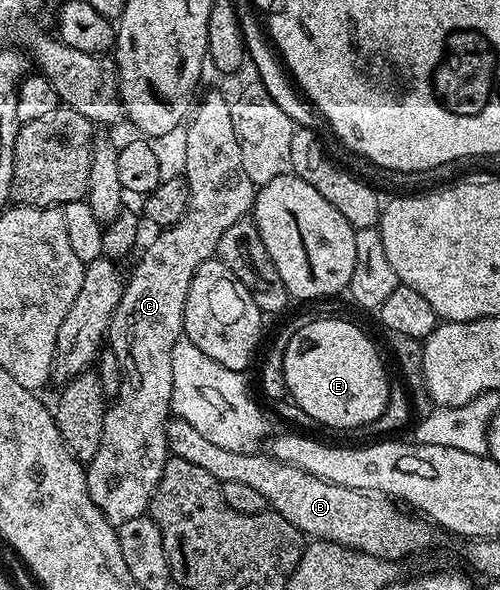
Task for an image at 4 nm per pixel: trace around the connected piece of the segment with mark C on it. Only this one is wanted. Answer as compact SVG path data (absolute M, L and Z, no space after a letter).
M207 93L198 98L190 114L187 129L187 146L183 149L183 165L187 168L185 178L189 191L187 210L175 225L160 228L155 238L147 245L147 250L139 257L135 270L129 273L123 286L121 303L111 320L109 349L117 355L121 371L121 387L118 397L110 402L103 420L101 439L97 455L86 462L87 486L93 503L113 526L119 526L129 519L137 519L148 512L151 496L155 494L161 471L169 456L167 447L167 423L172 416L173 399L173 347L184 336L185 299L189 299L189 283L197 275L201 263L215 257L217 239L225 235L225 230L233 223L244 220L252 212L257 187L245 172L241 163L241 147L233 132L231 101L219 93Z

